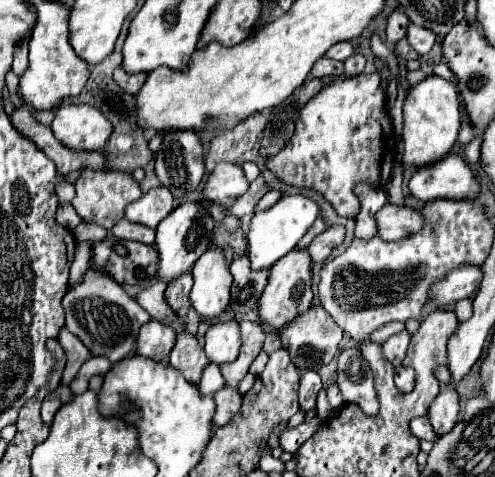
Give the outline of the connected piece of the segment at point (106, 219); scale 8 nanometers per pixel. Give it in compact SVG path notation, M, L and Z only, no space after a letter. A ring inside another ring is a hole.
M85 168L75 182L75 188L77 188L77 196L73 198L73 208L77 210L81 220L91 222L91 224L99 224L107 230L111 230L113 224L117 224L125 216L127 204L131 204L143 196L139 182L131 174L119 172L119 170Z

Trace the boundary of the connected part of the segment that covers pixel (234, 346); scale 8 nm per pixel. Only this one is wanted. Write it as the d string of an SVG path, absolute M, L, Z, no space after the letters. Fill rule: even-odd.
M237 320L213 324L205 334L205 354L213 364L229 364L239 356L239 324Z

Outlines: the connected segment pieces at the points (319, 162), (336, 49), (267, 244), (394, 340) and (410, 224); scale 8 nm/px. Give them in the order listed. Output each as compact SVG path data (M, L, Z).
M377 72L335 78L299 112L291 140L277 156L269 158L267 166L287 184L321 192L339 216L355 218L361 210L355 188L359 184L373 188L385 186L381 170L385 140L391 134L385 104L387 100Z
M341 42L341 44L335 44L333 48L329 48L329 52L327 52L327 56L331 56L333 60L347 60L349 56L353 56L355 54L355 48L351 46L351 42Z
M293 194L283 196L275 206L263 212L255 212L249 224L249 260L253 270L271 268L279 258L283 258L289 250L297 246L297 242L305 236L305 232L313 226L313 222L319 218L319 204L307 196Z
M401 332L401 334L395 334L395 336L387 338L381 344L381 352L383 352L385 360L389 360L395 368L401 366L403 358L405 358L405 350L409 346L409 340L411 340L411 336L407 332Z
M387 204L381 212L377 212L377 236L383 240L401 240L409 234L421 232L425 224L425 216L417 208Z

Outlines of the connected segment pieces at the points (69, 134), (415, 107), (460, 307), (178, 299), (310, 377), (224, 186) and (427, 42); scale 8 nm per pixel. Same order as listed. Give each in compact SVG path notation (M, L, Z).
M87 104L59 106L51 128L57 140L73 150L103 150L113 134L109 120Z
M429 76L409 90L403 106L403 164L421 168L443 160L459 136L459 100L453 82L439 76Z
M467 298L467 300L461 300L461 302L457 302L457 304L455 304L455 312L457 312L457 316L459 316L459 320L461 320L461 322L469 320L469 318L471 318L471 314L473 314L471 300Z
M185 272L183 276L175 278L167 290L165 290L165 298L169 300L169 306L171 310L179 316L179 318L185 318L187 316L187 310L189 310L189 290L193 286L193 276L191 272Z
M305 370L303 376L301 376L301 382L299 382L299 406L301 410L309 410L315 406L315 400L317 400L317 392L321 390L323 382L321 382L321 376L315 372L315 370Z
M219 162L215 170L207 176L203 198L219 202L221 206L233 206L249 190L249 180L245 172L235 162Z
M411 24L407 30L407 40L419 54L427 54L435 42L435 36L427 28L417 28L415 24Z

